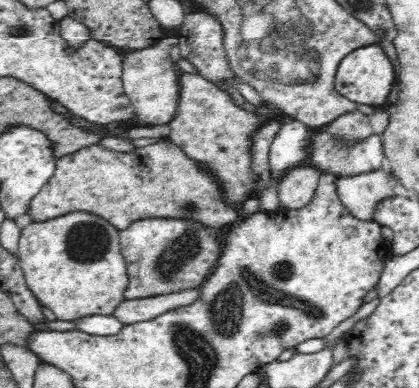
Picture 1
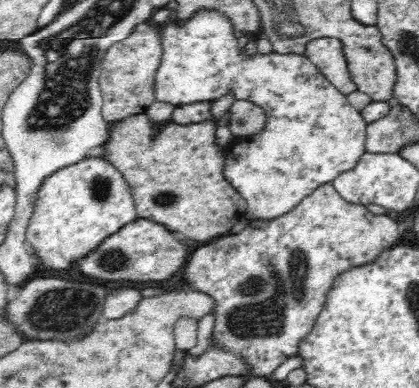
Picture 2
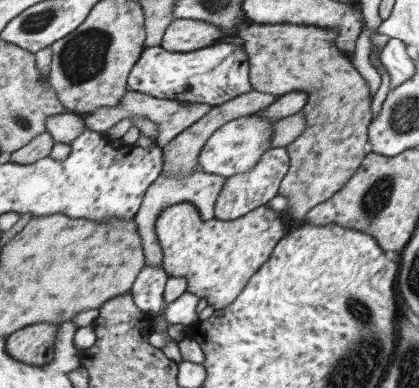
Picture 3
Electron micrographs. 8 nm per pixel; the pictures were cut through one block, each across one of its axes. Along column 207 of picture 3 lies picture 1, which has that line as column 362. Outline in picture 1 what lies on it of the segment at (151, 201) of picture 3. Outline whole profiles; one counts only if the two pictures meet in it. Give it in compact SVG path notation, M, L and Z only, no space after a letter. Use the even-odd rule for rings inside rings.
M374 170L368 174L356 174L352 178L334 178L336 194L352 216L372 222L372 210L376 202L388 196L396 196L394 190L386 186L390 176L392 174Z

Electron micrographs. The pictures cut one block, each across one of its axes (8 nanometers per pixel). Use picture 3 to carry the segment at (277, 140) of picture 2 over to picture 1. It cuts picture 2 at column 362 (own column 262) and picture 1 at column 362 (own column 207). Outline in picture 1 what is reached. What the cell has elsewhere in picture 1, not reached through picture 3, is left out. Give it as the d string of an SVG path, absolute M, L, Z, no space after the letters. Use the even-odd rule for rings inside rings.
M320 126L314 128L310 132L310 140L308 140L308 160L310 166L318 168L322 174L334 176L334 178L352 178L356 174L368 174L374 170L380 170L384 164L384 148L382 148L382 136L380 134L370 134L362 140L344 140L344 138L336 138L328 132L328 126Z

